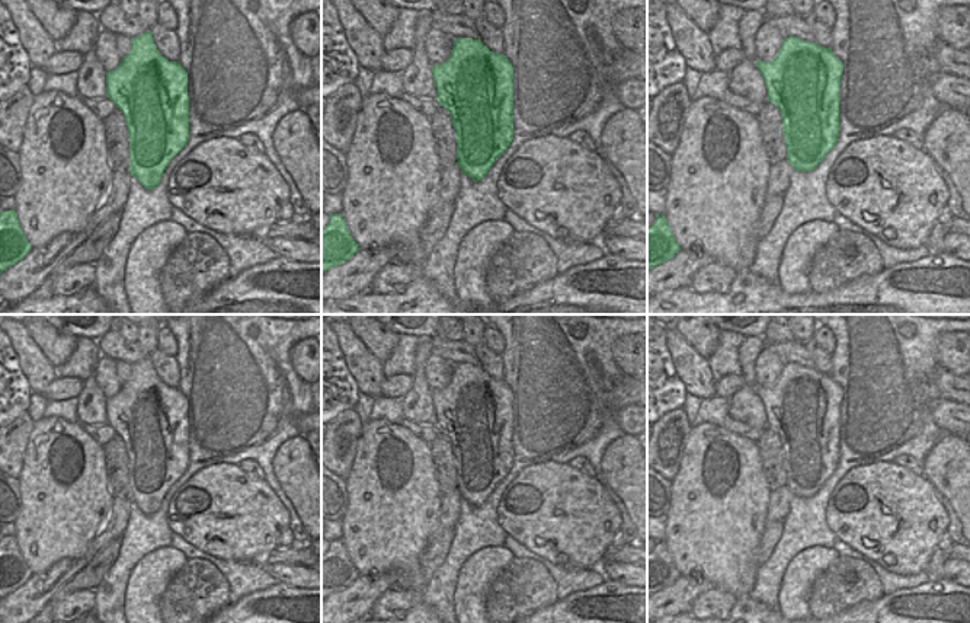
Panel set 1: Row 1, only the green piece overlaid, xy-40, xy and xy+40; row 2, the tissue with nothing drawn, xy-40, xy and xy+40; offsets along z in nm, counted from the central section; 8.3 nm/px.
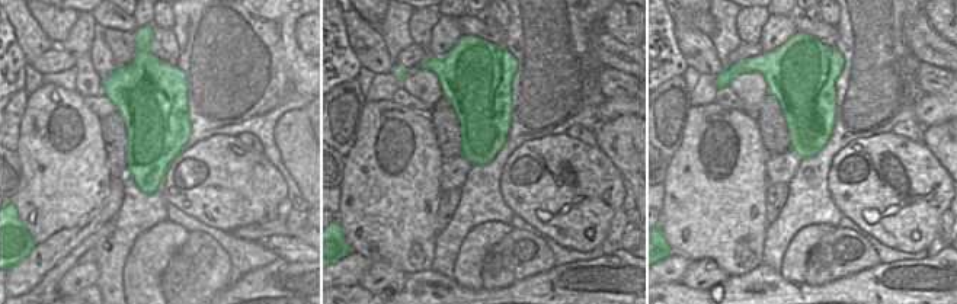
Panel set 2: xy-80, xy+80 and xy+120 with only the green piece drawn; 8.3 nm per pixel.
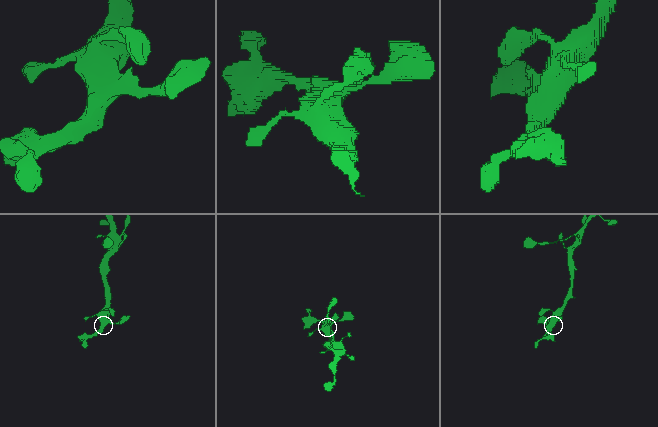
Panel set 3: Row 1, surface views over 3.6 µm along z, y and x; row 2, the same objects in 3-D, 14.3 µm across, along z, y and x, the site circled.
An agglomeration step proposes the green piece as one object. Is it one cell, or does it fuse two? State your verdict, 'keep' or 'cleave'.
cleave

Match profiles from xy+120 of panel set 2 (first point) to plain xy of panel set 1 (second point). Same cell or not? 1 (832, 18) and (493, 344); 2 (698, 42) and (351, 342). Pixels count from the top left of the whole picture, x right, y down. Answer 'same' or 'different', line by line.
1: same
2: same

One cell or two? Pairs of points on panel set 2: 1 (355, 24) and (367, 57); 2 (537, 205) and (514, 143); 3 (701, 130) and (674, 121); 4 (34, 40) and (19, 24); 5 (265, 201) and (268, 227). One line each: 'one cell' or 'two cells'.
1: one cell
2: two cells
3: two cells
4: one cell
5: two cells

